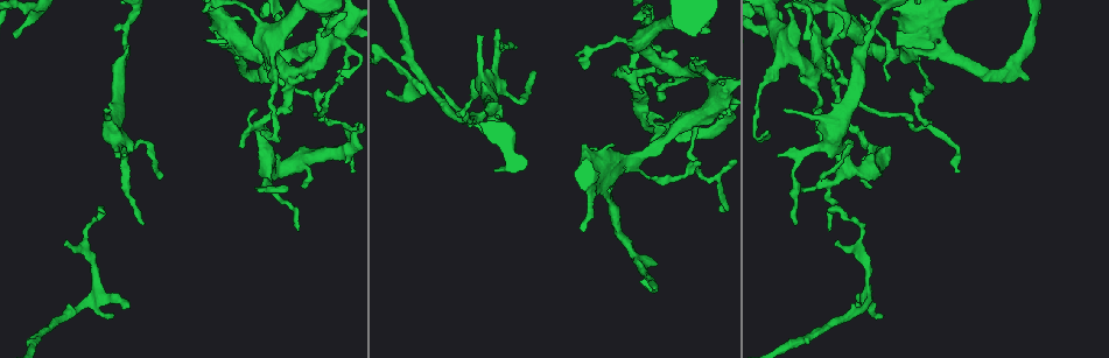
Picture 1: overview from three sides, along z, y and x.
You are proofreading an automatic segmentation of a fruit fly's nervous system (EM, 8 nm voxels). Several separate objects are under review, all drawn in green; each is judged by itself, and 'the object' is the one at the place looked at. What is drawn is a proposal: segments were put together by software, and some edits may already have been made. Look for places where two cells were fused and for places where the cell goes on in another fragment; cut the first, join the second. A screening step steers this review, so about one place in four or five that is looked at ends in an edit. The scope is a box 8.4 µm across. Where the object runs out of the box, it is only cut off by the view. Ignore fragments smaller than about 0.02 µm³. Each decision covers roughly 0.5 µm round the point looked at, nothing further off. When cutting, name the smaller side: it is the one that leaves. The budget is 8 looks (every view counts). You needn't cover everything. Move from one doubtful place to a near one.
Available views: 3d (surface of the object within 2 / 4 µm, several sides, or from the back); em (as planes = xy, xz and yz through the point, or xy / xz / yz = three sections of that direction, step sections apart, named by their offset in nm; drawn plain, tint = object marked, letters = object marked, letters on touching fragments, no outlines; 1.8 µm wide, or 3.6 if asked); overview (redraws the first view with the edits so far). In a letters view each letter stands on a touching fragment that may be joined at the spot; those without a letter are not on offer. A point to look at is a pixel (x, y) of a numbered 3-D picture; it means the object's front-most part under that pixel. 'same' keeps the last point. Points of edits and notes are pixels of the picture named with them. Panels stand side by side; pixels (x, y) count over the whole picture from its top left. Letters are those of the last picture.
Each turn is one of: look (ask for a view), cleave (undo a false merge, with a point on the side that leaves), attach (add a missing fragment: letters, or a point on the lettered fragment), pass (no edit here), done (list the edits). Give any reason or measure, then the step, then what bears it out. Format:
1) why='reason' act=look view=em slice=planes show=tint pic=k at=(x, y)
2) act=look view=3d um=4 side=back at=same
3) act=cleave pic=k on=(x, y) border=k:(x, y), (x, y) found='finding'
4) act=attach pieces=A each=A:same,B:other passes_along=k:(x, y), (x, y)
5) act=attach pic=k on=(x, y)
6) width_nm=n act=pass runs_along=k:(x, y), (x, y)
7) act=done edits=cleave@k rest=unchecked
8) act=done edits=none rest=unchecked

why='branch point' act=look view=em slice=planes show=letters pic=1 at=(814, 72)

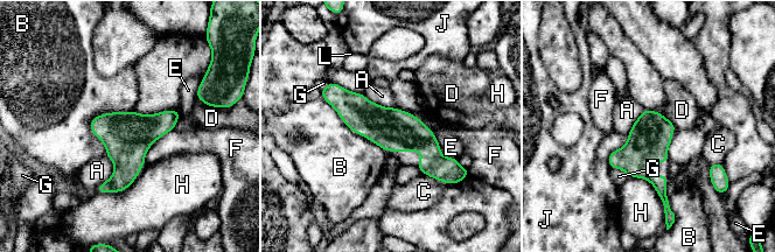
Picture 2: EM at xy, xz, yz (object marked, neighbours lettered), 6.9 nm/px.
longest_contact=B:380nm act=pass each=A:other,B:other,C:other,D:other,E:other,F:other,G:other,H:other,J:other,L:other border=2:(132, 110), (139, 113), (179, 111) found='continuous, no second cell'

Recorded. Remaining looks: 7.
why='an open end' act=look view=3d um=2 pic=1 at=(104, 213)

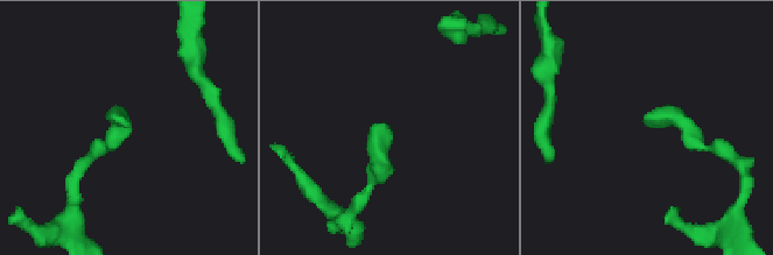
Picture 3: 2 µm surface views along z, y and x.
why='shape alone is not enough' act=look view=em slice=xy step=16 show=letters pic=3 at=(385, 125)

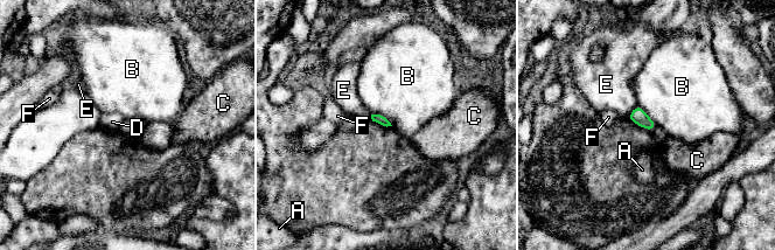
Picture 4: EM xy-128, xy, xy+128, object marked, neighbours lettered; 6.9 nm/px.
act=pass each=A:other,B:other,C:other,D:other,E:other,F:other border=4:(637, 104), (657, 125) found='none of them fits'

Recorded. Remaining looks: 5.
why='free end' act=look view=em slice=planes show=letters pic=1 at=(857, 303)

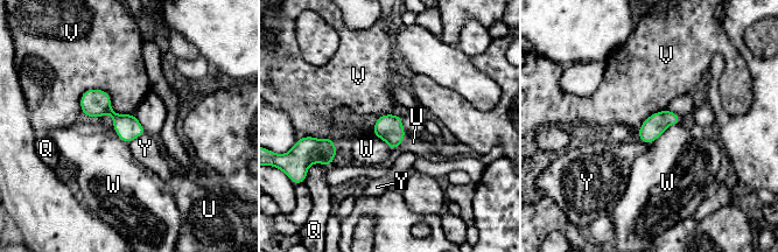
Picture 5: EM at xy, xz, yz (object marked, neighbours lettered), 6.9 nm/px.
act=attach pieces=U each=Q:other,U:same,V:other,W:other,Y:other passes_along=5:(388, 127), (404, 138), (413, 142) found='the cell continues'

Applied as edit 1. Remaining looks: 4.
why='an open end' act=look view=3d um=4 pic=1 at=(496, 29)

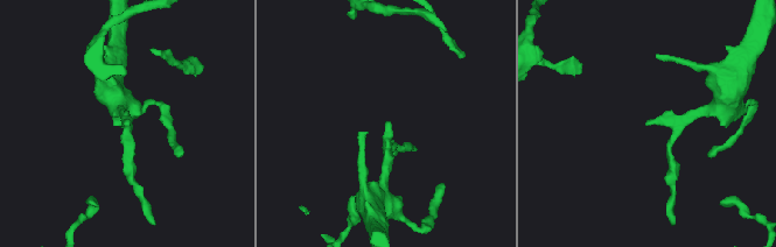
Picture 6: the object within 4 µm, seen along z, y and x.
act=look view=em slice=planes show=tint pic=6 at=(647, 123)

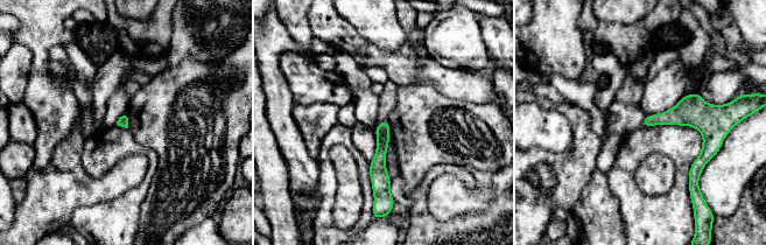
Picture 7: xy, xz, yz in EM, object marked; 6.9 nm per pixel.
act=look view=em slice=planes show=letters at=same

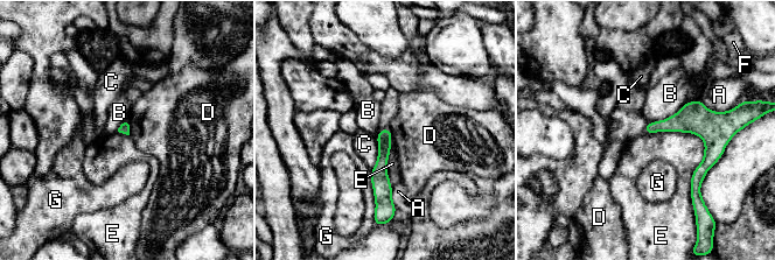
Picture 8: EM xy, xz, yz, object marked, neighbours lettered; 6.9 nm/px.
act=pass each=A:other,B:other,C:other,D:other,E:other,F:other,G:other border=8:(644, 133), (702, 139), (691, 198) found='no lettered fragment goes on from it'

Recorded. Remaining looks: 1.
act=done edits=attach@5 rest=unchecked

